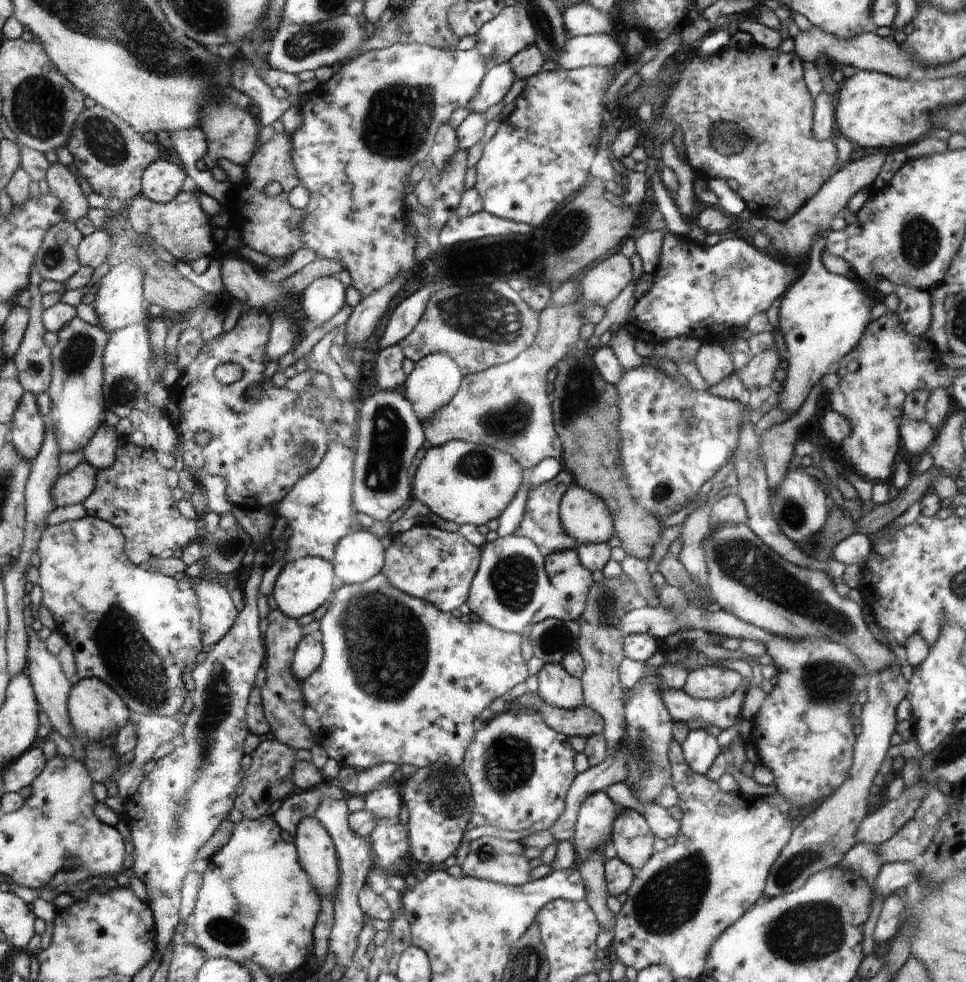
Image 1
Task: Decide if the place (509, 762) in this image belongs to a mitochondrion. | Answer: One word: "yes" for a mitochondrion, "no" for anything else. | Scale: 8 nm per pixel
yes

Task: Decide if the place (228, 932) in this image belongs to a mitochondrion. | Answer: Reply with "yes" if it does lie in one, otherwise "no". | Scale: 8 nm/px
yes

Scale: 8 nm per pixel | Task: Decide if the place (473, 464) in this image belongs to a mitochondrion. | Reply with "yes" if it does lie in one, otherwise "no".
yes

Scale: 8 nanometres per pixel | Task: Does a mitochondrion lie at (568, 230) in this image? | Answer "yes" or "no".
yes

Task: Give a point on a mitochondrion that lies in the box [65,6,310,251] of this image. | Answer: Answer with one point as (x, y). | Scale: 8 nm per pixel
(103, 137)

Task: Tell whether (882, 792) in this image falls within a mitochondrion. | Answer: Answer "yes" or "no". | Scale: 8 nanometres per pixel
no

